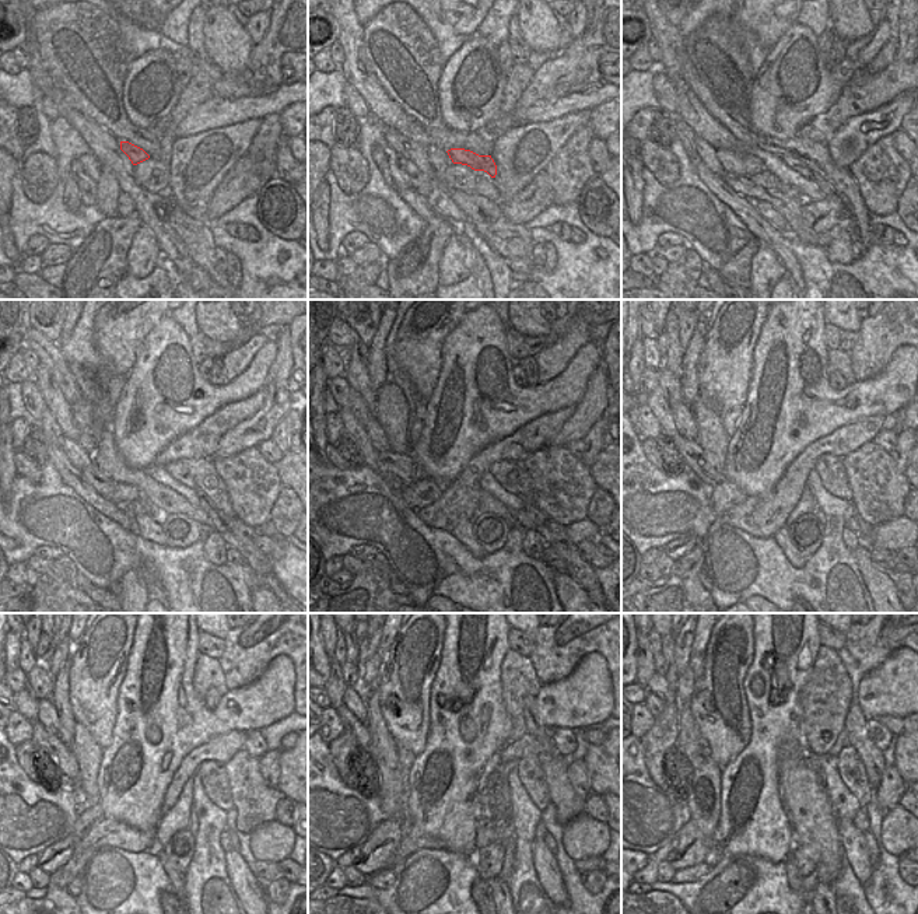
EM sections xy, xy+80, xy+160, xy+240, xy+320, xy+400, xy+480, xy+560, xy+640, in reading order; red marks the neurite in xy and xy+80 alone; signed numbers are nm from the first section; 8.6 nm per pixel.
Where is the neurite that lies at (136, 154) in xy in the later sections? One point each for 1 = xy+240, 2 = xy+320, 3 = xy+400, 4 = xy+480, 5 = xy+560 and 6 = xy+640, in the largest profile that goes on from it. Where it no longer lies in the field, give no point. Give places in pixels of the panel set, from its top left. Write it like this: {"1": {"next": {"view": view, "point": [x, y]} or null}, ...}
{"1": {"next": {"view": "xy+240", "point": [178, 470]}}, "2": {"next": {"view": "xy+320", "point": [505, 472]}}, "3": {"next": {"view": "xy+400", "point": [830, 469]}}, "4": {"next": {"view": "xy+480", "point": [213, 774]}}, "5": {"next": {"view": "xy+560", "point": [529, 770]}}, "6": {"next": {"view": "xy+640", "point": [851, 769]}}}

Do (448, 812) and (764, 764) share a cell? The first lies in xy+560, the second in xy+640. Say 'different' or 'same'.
same

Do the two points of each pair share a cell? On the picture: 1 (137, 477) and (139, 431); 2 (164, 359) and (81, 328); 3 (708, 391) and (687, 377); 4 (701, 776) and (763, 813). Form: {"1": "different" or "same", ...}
{"1": "different", "2": "different", "3": "different", "4": "different"}

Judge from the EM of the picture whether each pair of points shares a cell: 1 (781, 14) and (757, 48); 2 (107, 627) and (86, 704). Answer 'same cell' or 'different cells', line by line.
1: different cells
2: same cell

